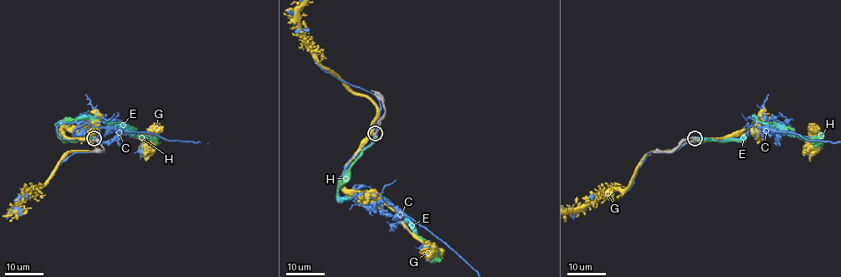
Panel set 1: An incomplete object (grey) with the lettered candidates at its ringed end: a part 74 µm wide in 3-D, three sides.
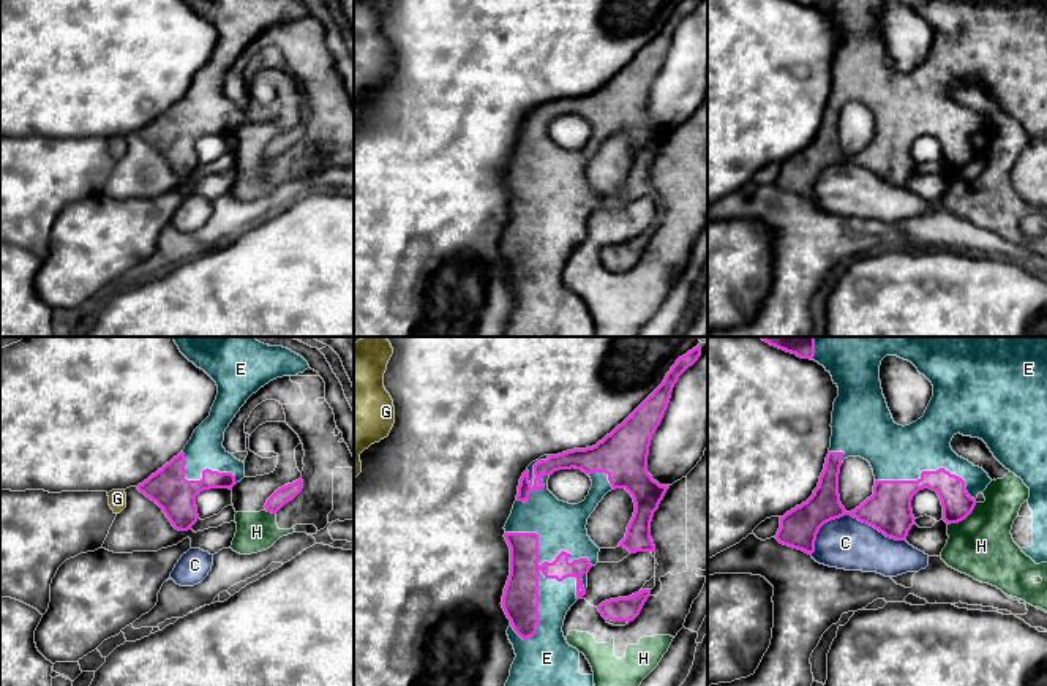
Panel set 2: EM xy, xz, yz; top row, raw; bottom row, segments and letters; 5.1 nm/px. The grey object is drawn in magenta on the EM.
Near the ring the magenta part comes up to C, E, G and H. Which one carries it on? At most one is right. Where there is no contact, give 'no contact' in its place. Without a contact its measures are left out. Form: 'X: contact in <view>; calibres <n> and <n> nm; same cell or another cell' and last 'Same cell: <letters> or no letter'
C: contact in yz; calibres 220 and 260 nm; another cell
E: contact in xz; calibres 190 and 180 nm; same cell
G: no contact; another cell
H: contact in yz; calibres 160 and 320 nm; another cell
Same cell: E

